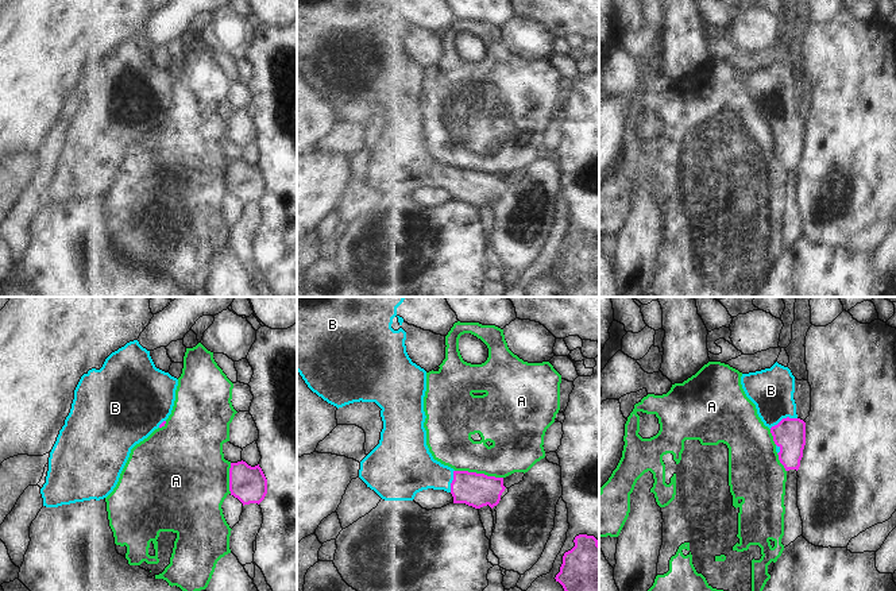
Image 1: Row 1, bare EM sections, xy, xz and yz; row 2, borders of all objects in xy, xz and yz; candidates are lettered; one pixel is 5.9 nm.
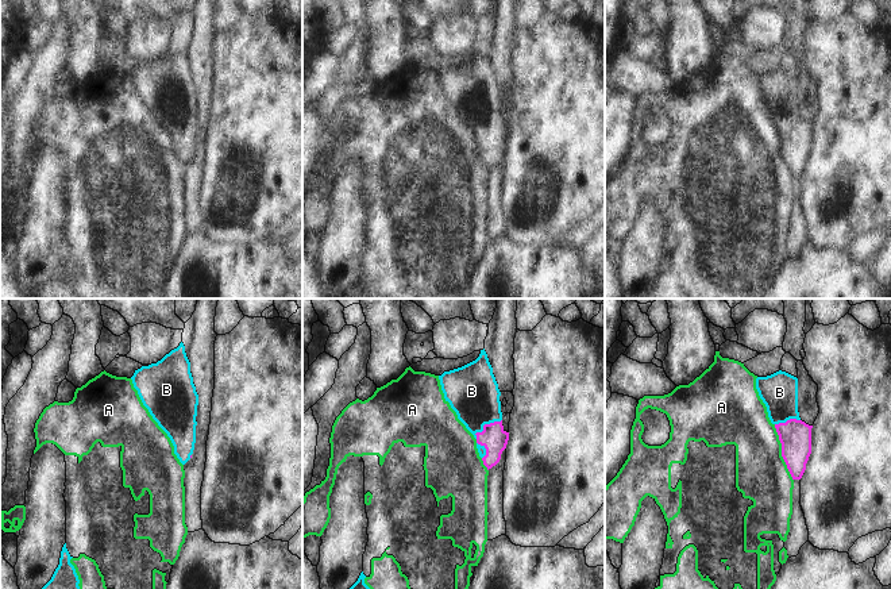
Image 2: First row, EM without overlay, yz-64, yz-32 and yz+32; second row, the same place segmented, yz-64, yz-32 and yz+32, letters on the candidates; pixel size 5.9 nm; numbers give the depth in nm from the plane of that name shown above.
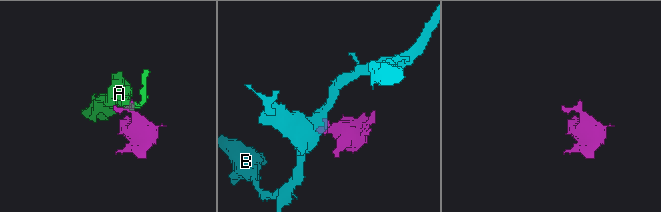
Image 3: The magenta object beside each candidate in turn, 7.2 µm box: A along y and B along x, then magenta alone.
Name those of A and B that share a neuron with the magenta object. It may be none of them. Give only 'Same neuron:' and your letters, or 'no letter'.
Same neuron: B

